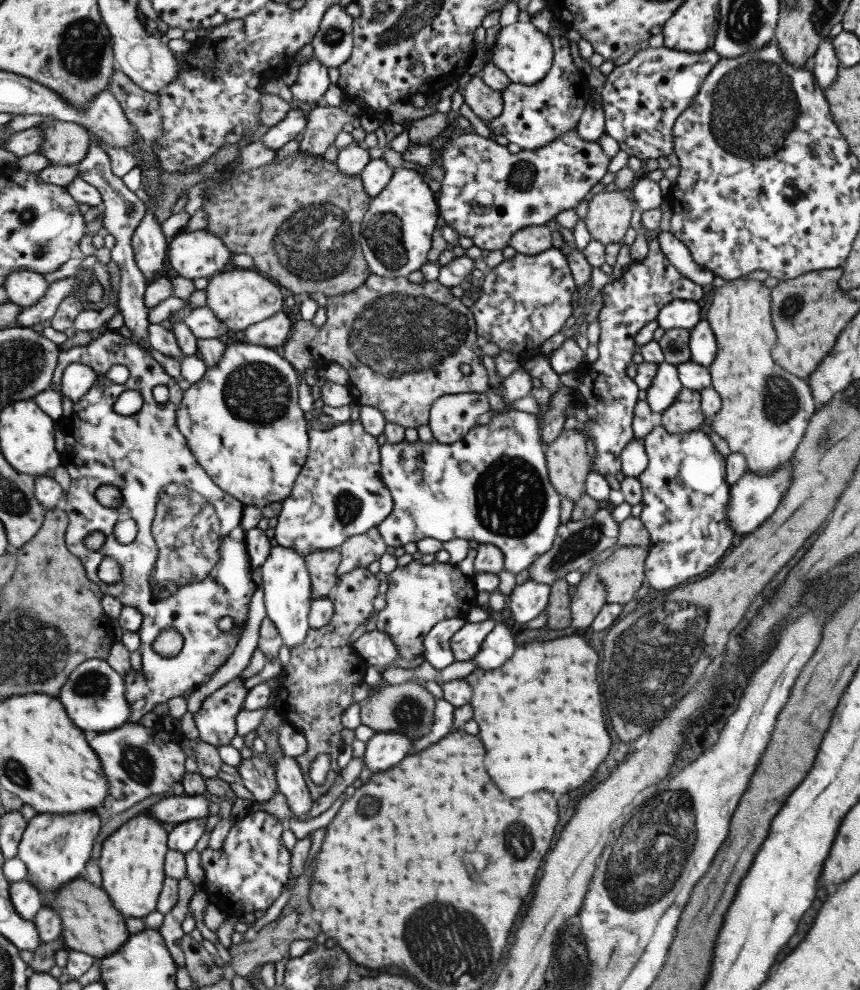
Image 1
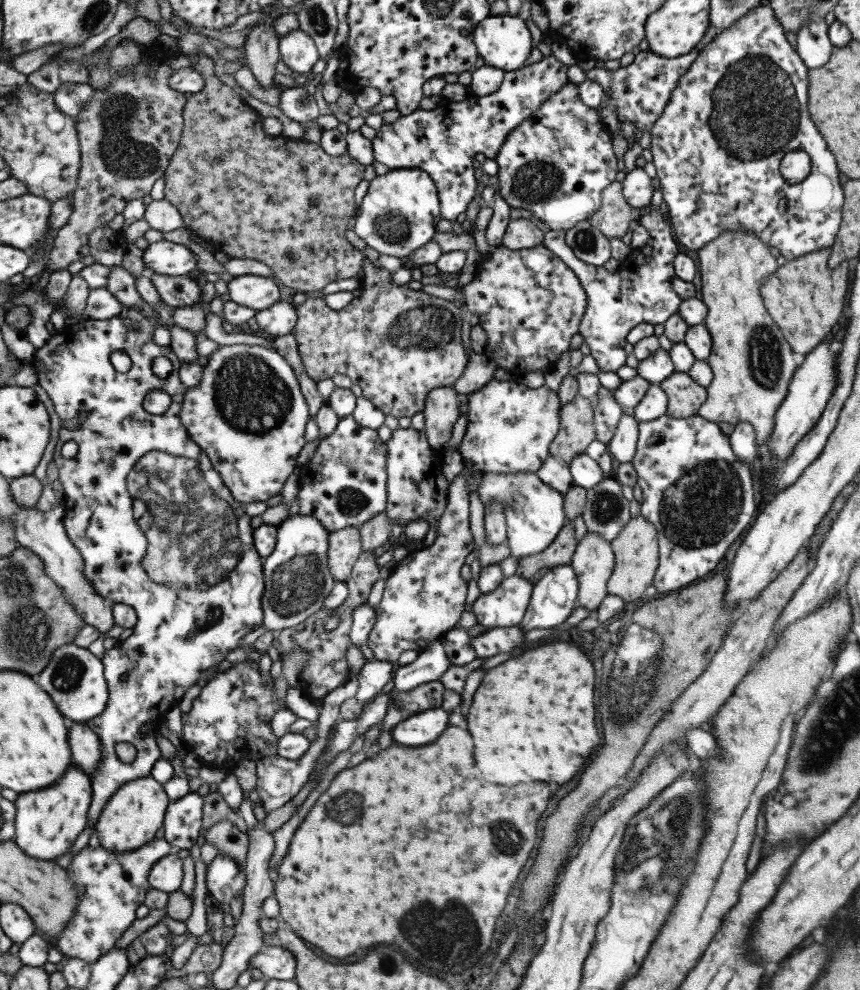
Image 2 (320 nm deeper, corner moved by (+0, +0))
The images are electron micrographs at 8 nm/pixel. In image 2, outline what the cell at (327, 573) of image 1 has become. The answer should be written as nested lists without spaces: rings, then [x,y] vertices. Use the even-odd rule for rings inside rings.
[[[351,526],[332,532],[330,537],[329,566],[338,581],[346,581],[352,576],[356,562],[364,550],[364,540],[360,528]]]

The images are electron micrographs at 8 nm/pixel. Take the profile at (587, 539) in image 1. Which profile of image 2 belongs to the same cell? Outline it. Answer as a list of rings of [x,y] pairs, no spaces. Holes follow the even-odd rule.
[[[607,475],[586,490],[581,516],[587,531],[596,532],[609,542],[629,522],[628,501],[621,493],[621,485],[612,475]]]

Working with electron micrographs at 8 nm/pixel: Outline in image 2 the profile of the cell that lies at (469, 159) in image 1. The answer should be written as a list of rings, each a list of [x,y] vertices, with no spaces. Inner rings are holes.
[[[567,81],[508,134],[494,160],[498,166],[498,193],[509,208],[531,212],[549,230],[566,231],[597,210],[601,191],[615,180],[617,158],[611,149],[611,133],[605,129],[598,112],[581,102],[578,84]]]

